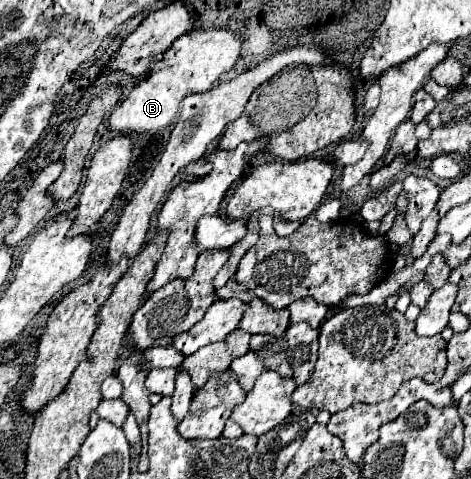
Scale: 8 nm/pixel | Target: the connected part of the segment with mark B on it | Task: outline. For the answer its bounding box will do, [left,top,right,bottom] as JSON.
[109,30,241,134]

